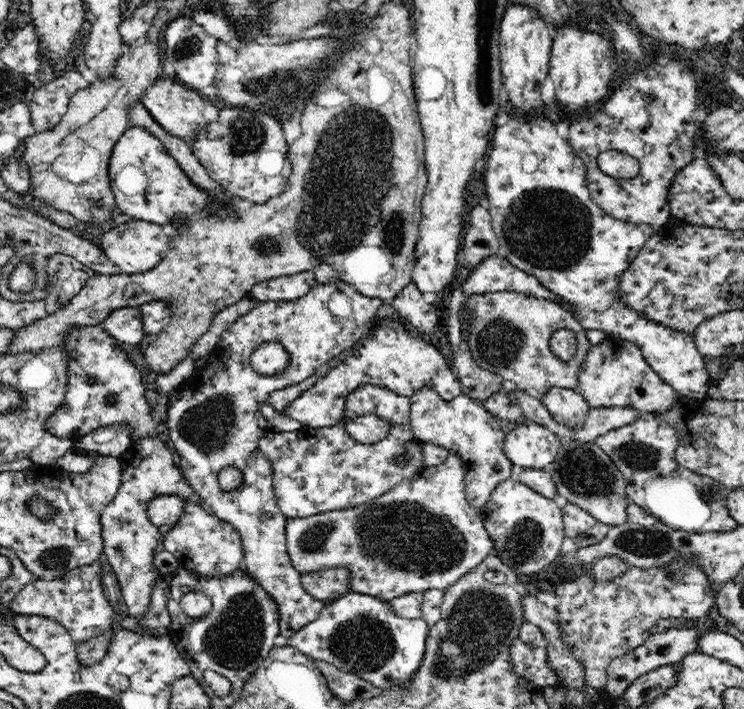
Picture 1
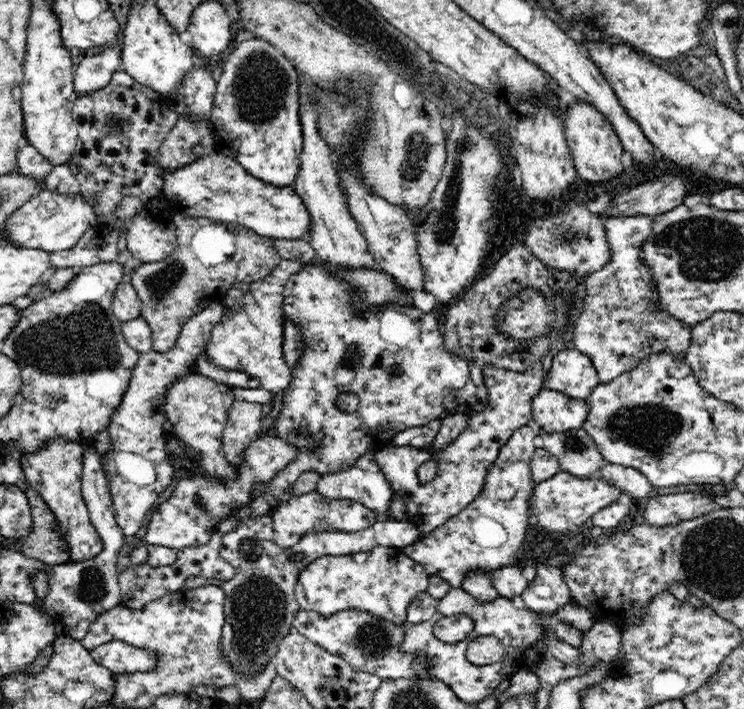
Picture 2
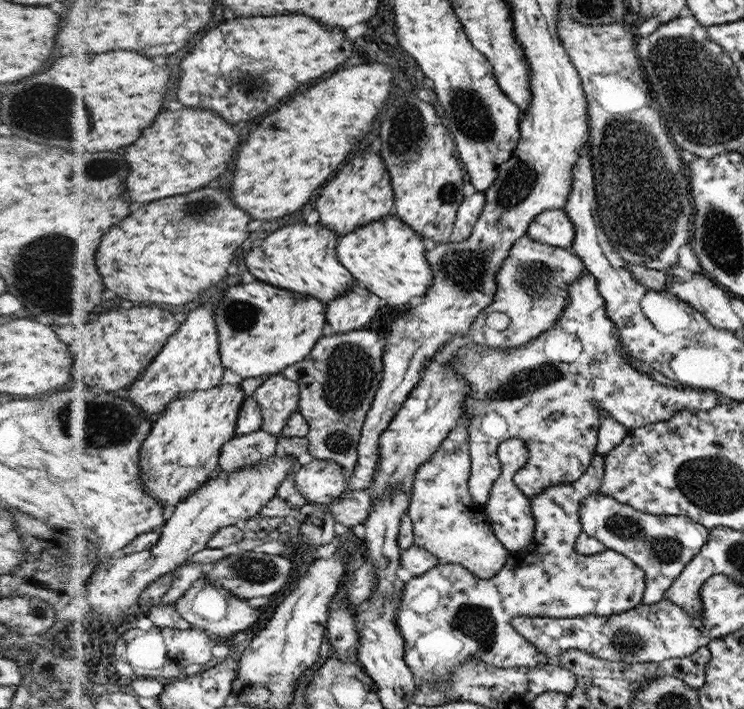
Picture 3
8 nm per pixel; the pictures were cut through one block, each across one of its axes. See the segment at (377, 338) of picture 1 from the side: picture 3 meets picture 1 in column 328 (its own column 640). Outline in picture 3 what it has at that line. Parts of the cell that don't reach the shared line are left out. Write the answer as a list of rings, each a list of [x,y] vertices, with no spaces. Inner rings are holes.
[[[584,272],[583,275],[578,278],[576,282],[573,282],[569,286],[569,303],[566,310],[562,313],[562,316],[557,320],[557,323],[550,329],[543,333],[540,337],[534,338],[528,344],[516,348],[488,348],[487,346],[480,346],[476,342],[469,342],[466,346],[463,346],[455,356],[454,370],[458,374],[465,376],[465,379],[470,383],[471,391],[469,396],[466,397],[464,404],[464,413],[466,417],[462,416],[461,422],[467,424],[469,430],[469,453],[472,455],[472,474],[469,477],[469,491],[479,503],[483,505],[490,498],[490,492],[493,488],[494,482],[496,482],[498,475],[501,473],[501,463],[497,455],[497,450],[502,441],[519,438],[526,443],[529,450],[529,457],[526,464],[516,472],[513,476],[513,481],[516,485],[531,499],[537,494],[542,494],[546,489],[558,484],[572,484],[580,477],[584,476],[587,472],[590,463],[593,461],[593,457],[597,452],[597,436],[601,426],[602,417],[612,417],[615,421],[618,421],[622,426],[625,426],[629,432],[633,429],[637,429],[647,424],[662,422],[668,420],[675,412],[680,409],[690,409],[691,411],[705,411],[713,409],[716,405],[720,404],[719,396],[715,391],[699,391],[699,389],[692,389],[689,386],[686,387],[669,387],[664,383],[655,381],[651,375],[647,375],[644,372],[638,371],[636,368],[630,366],[628,360],[628,353],[621,347],[621,341],[619,338],[619,328],[613,319],[609,318],[608,311],[605,309],[605,297],[600,293],[598,289],[597,279],[589,272]]]

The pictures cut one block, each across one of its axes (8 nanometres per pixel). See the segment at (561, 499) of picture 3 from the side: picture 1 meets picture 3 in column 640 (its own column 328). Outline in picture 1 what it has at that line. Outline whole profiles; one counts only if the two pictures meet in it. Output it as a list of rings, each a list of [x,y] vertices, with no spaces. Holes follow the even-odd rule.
[[[346,566],[332,567],[315,573],[306,572],[301,576],[301,584],[311,597],[322,601],[324,605],[337,601],[338,598],[345,597],[350,593],[350,568]]]

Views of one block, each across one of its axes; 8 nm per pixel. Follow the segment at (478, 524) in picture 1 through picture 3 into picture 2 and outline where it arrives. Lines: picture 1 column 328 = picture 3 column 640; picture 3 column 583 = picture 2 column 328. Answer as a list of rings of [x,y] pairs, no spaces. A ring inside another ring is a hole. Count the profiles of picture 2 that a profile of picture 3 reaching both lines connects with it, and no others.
[[[316,492],[288,497],[271,517],[273,520],[273,539],[286,552],[294,544],[298,544],[301,537],[307,532],[322,531],[328,527],[334,531],[353,533],[367,529],[375,522],[407,520],[405,505],[398,494],[393,495],[393,504],[389,507],[389,512],[385,516],[379,517],[373,510],[354,500],[346,498],[336,498],[333,501],[323,500],[323,497],[320,497]]]

